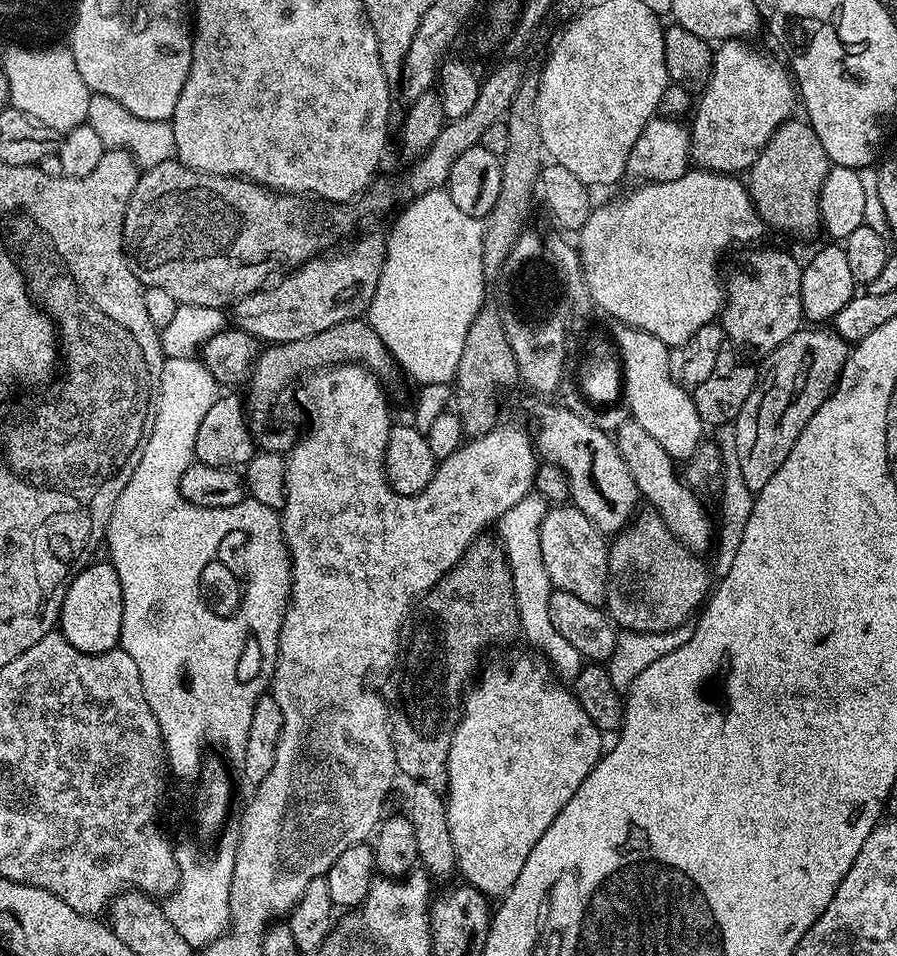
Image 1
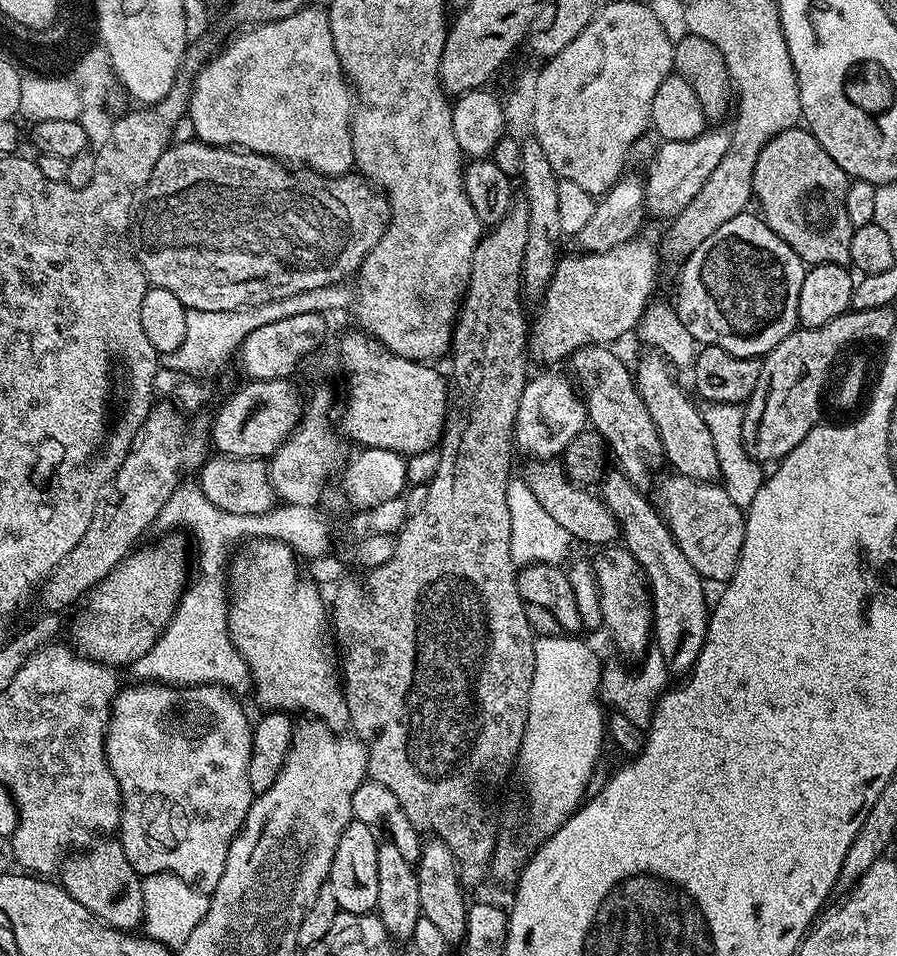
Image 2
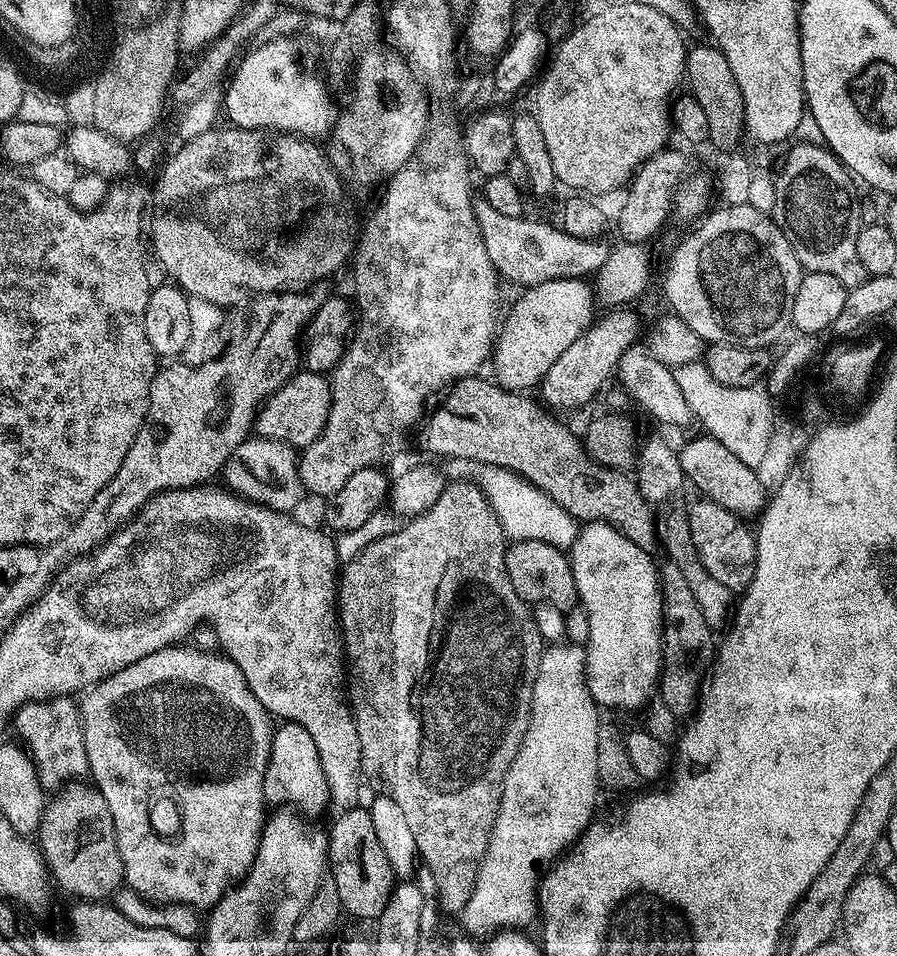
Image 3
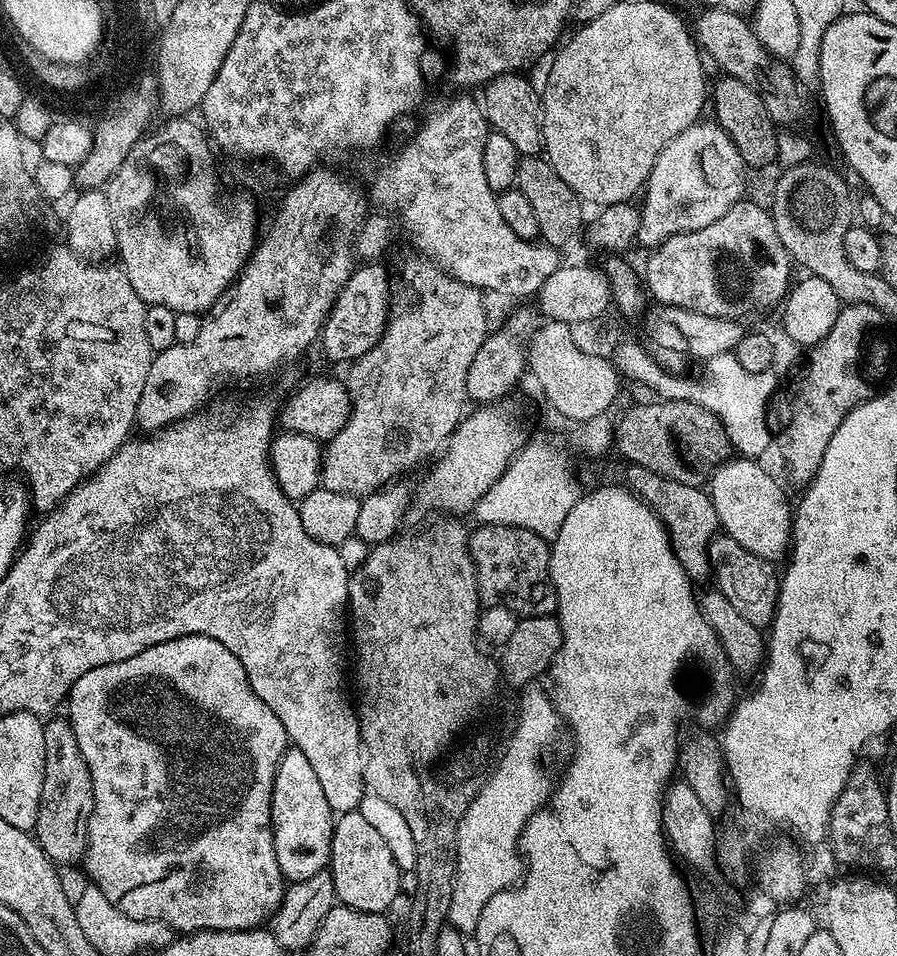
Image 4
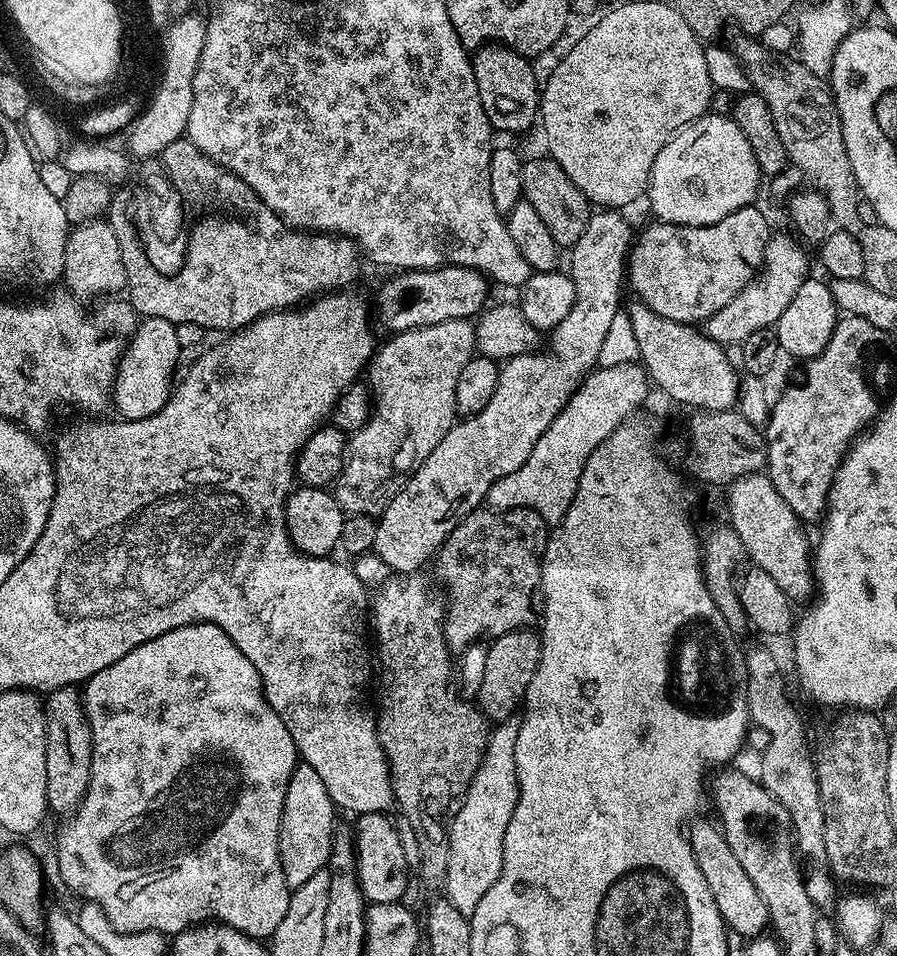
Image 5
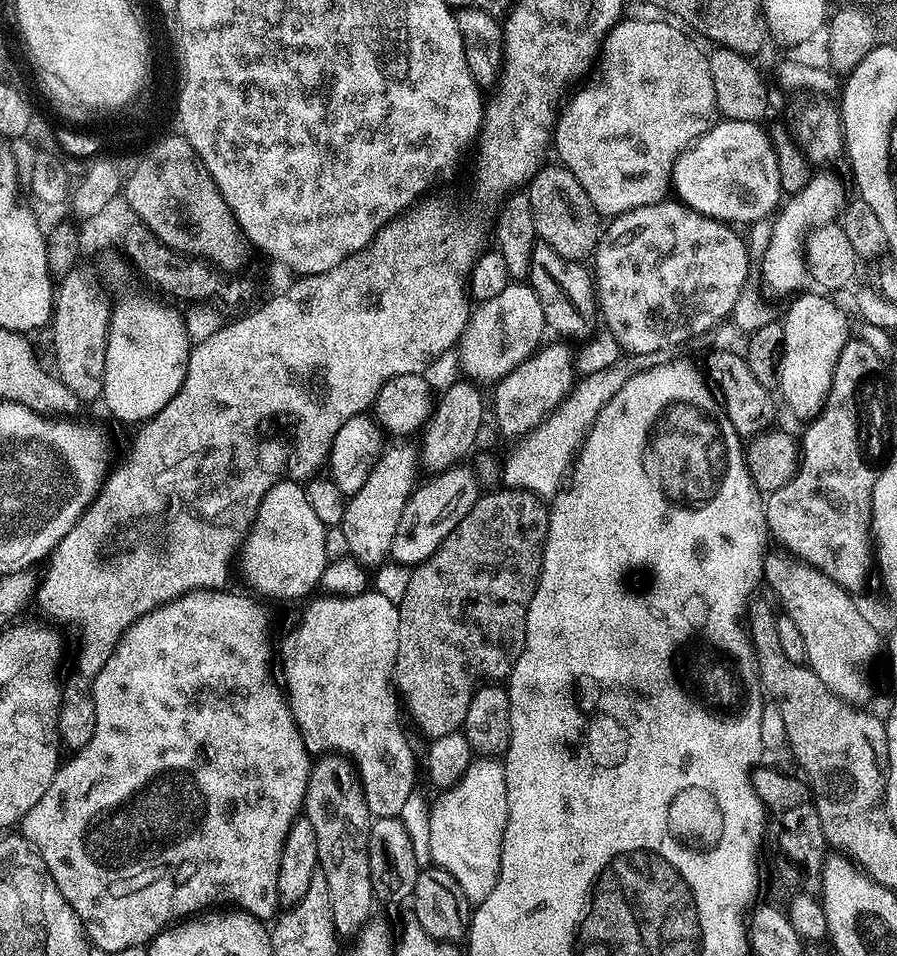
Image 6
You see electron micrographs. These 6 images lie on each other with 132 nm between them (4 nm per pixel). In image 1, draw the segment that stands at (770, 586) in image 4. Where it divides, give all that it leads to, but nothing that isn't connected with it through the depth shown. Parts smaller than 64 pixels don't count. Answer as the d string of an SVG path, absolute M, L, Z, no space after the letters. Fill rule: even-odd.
M628 418L615 431L614 439L619 446L619 453L630 466L630 474L636 483L636 489L641 497L652 496L651 507L663 518L664 525L688 549L697 554L706 552L706 548L714 540L714 522L705 513L706 510L697 497L697 491L688 485L676 472L676 462L666 450L660 452L662 446L642 426ZM676 474L676 475L675 475ZM713 524L713 526L712 526Z

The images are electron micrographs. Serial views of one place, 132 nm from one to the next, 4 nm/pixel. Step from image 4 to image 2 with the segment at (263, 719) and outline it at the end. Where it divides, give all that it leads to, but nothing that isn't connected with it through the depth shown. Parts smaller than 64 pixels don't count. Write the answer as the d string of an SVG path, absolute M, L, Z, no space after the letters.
M136 682L133 688L121 687L112 703L112 714L108 718L108 731L104 733L104 753L108 755L108 765L120 787L120 826L118 839L124 848L130 866L141 877L155 872L173 872L187 884L192 884L205 894L211 894L226 870L226 854L230 854L232 839L246 822L254 793L250 786L250 754L252 753L253 721L248 721L244 708L239 704L237 693L220 687L219 684L193 684L191 686L173 686L163 682Z

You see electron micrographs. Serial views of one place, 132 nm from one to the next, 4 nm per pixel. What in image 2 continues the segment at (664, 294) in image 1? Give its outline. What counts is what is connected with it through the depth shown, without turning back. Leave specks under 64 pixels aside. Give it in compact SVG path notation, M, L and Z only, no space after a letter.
M637 238L635 240L627 240L622 242L622 246L614 246L614 250L609 252L585 252L583 254L575 254L576 256L568 256L559 261L556 266L556 273L552 275L552 281L548 284L548 288L544 292L542 303L539 305L540 313L537 314L536 320L531 321L530 324L530 352L533 357L537 356L540 360L560 360L570 357L572 353L578 351L588 344L609 345L612 340L619 336L631 333L640 323L643 318L644 310L648 307L650 301L653 299L652 291L656 288L656 267L662 264L661 257L658 255L658 248L655 243Z

